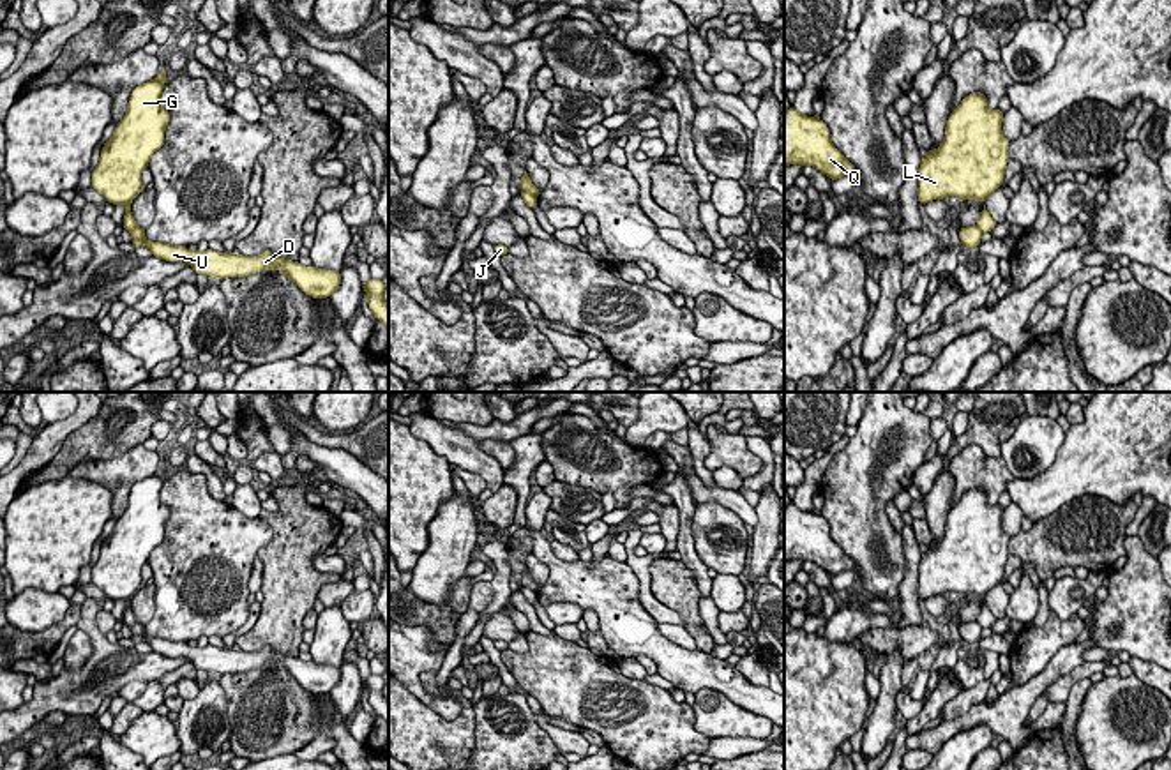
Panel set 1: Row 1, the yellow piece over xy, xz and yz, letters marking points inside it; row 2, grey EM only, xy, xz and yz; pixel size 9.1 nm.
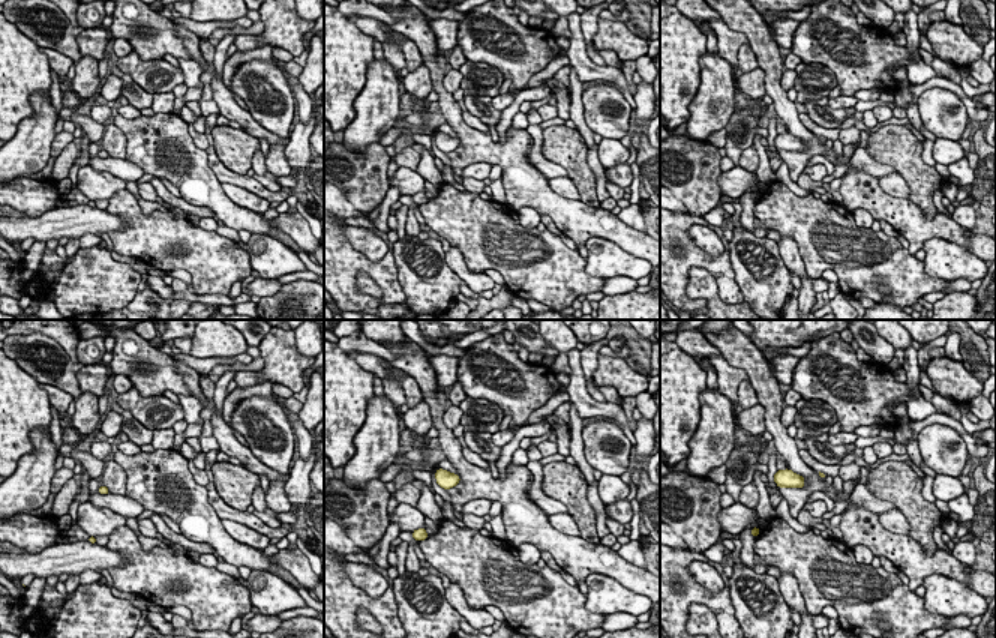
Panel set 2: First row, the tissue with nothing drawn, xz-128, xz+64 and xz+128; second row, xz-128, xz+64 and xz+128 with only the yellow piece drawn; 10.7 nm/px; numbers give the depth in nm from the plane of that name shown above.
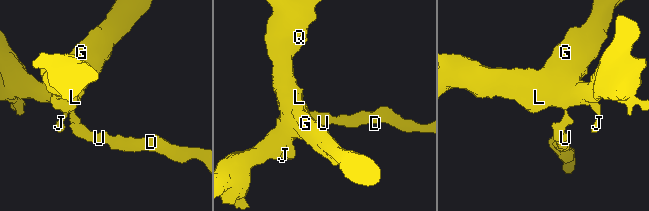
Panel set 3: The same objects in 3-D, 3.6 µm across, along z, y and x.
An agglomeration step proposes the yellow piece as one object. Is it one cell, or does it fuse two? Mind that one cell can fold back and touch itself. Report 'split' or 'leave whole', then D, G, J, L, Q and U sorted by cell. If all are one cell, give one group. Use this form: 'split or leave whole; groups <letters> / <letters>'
split; groups D U / G J L Q

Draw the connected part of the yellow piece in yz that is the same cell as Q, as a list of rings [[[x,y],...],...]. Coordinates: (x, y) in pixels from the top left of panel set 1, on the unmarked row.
[[[793,502],[784,507],[784,562],[788,560],[814,562],[832,576],[857,570],[855,562],[834,542],[827,519]]]

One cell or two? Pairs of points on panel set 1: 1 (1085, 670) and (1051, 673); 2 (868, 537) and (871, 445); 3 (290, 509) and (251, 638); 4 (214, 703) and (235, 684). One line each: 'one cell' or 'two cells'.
1: two cells
2: one cell
3: one cell
4: two cells

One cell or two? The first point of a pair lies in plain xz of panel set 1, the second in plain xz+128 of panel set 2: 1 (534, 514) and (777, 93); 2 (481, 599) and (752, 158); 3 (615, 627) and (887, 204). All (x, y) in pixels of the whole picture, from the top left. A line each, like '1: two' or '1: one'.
1: two
2: one
3: one

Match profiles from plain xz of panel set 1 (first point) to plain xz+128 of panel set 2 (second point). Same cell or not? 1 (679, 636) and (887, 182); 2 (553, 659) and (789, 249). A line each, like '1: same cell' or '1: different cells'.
1: same cell
2: different cells

